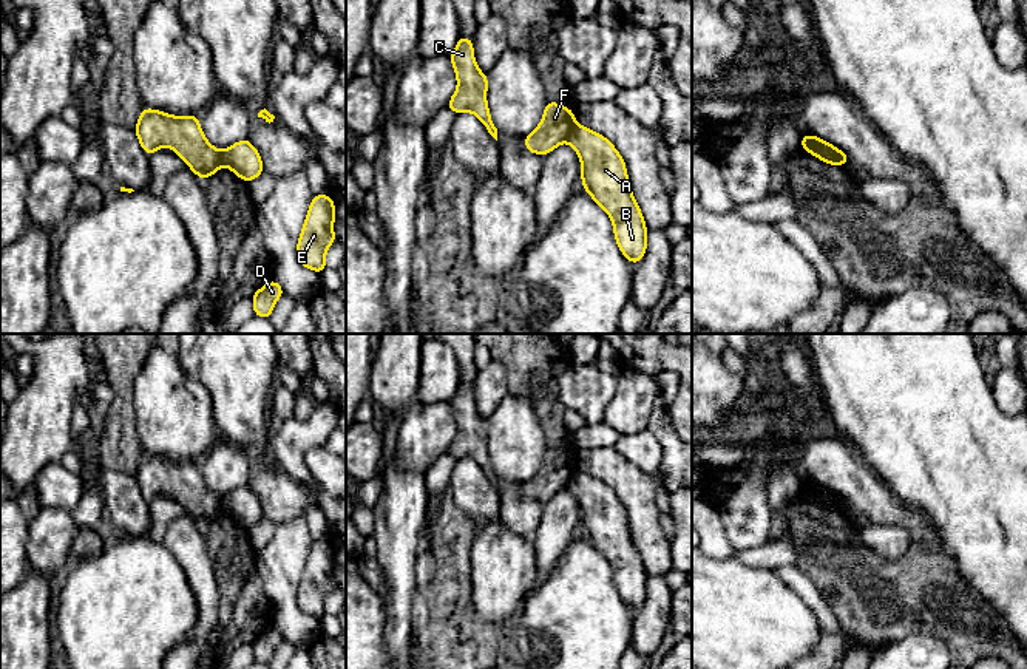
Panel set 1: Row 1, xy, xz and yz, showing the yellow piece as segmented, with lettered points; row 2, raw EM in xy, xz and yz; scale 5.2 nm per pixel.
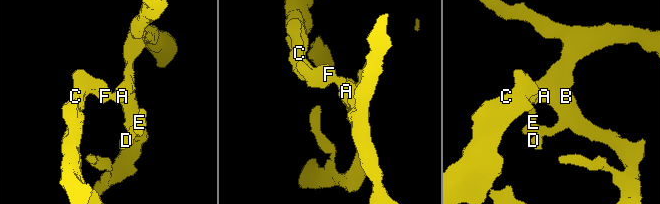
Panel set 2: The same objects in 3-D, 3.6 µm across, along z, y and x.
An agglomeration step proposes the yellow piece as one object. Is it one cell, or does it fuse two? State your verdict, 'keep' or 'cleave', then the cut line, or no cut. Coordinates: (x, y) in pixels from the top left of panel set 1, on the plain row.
cleave; cut xz (576, 472), (566, 487)

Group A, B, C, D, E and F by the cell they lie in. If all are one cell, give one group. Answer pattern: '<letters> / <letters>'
A B D E / C F

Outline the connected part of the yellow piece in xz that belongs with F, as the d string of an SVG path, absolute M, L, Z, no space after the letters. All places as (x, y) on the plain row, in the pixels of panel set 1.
M547 447L542 467L524 484L525 494L534 501L547 502L558 491L567 488L576 473L575 457L562 450Z

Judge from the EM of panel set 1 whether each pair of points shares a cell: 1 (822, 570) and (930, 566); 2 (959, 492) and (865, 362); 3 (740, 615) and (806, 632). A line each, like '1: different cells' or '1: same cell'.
1: same cell
2: same cell
3: same cell

